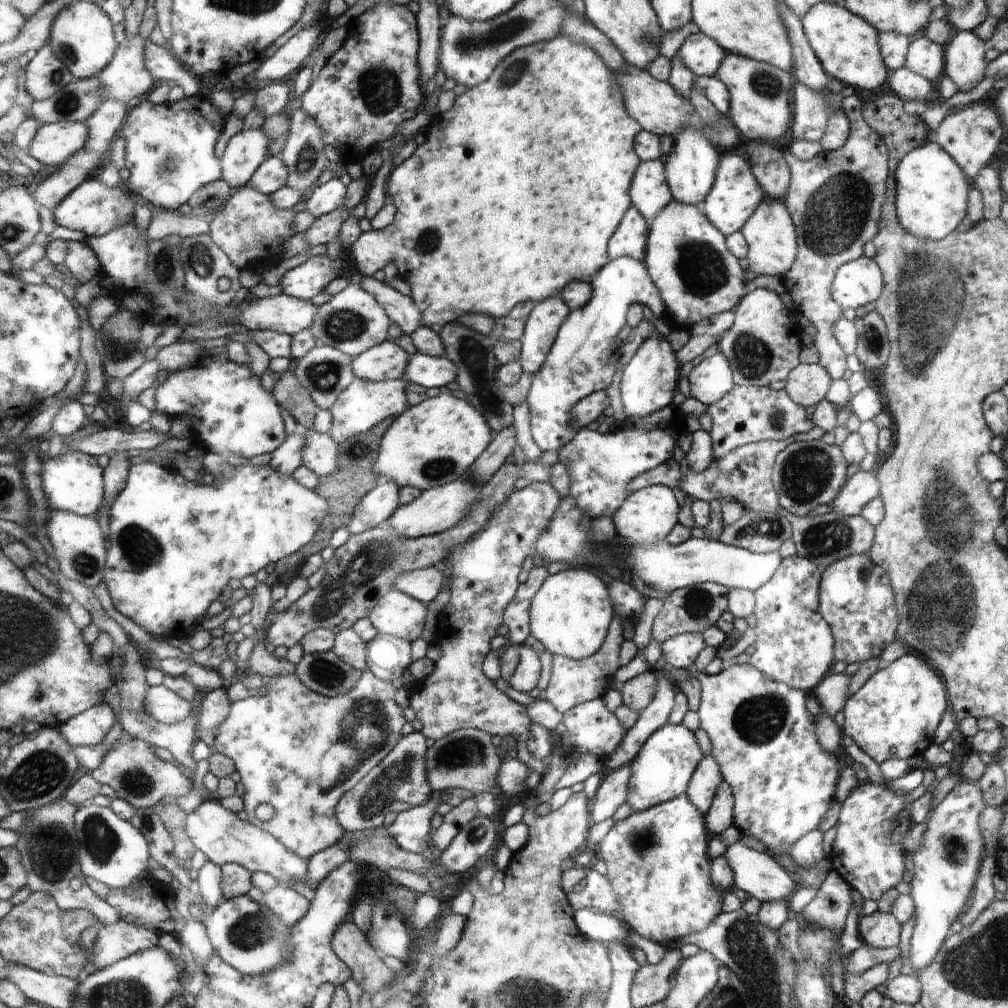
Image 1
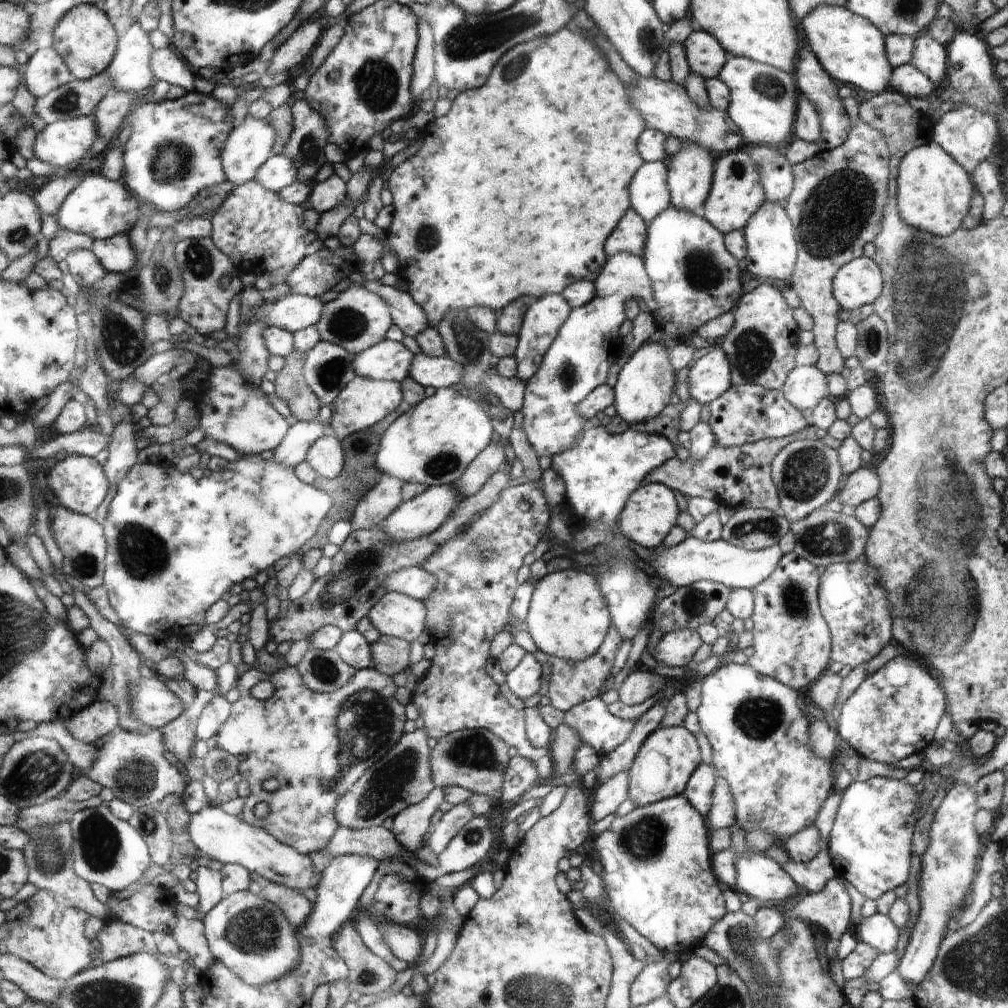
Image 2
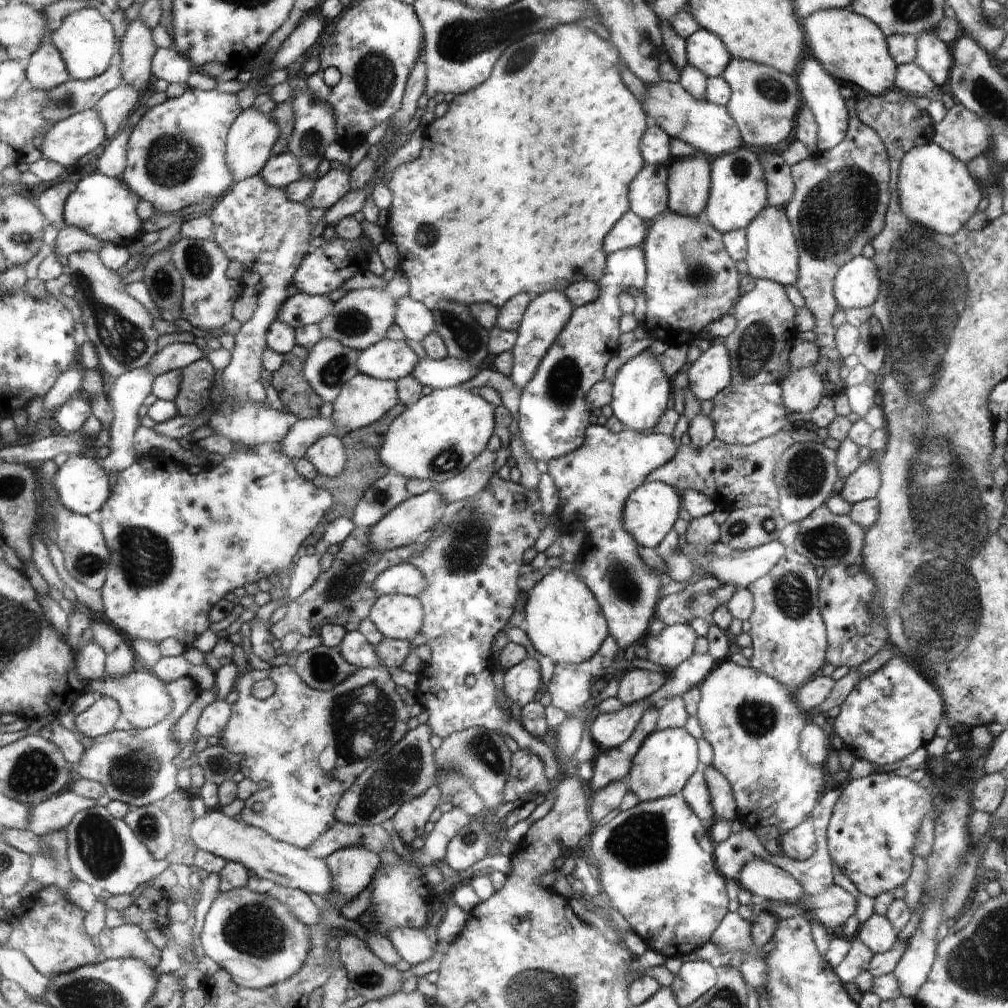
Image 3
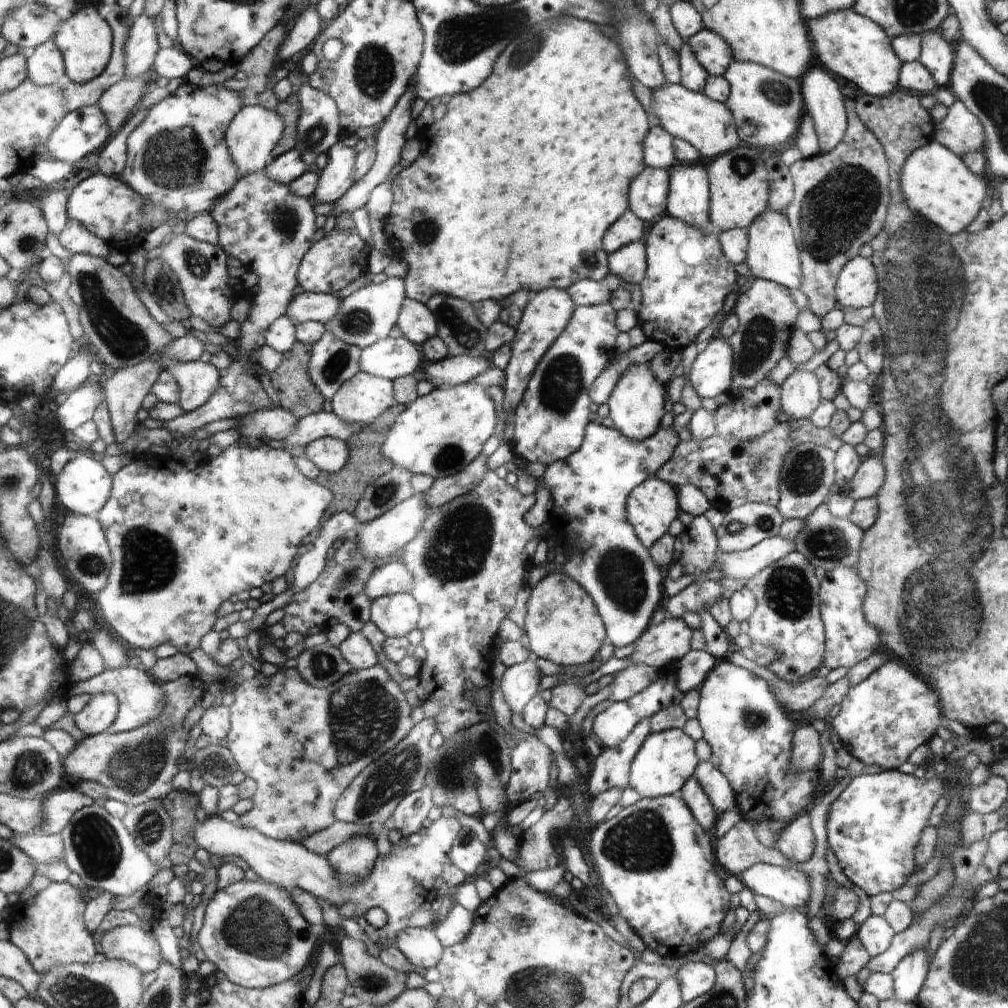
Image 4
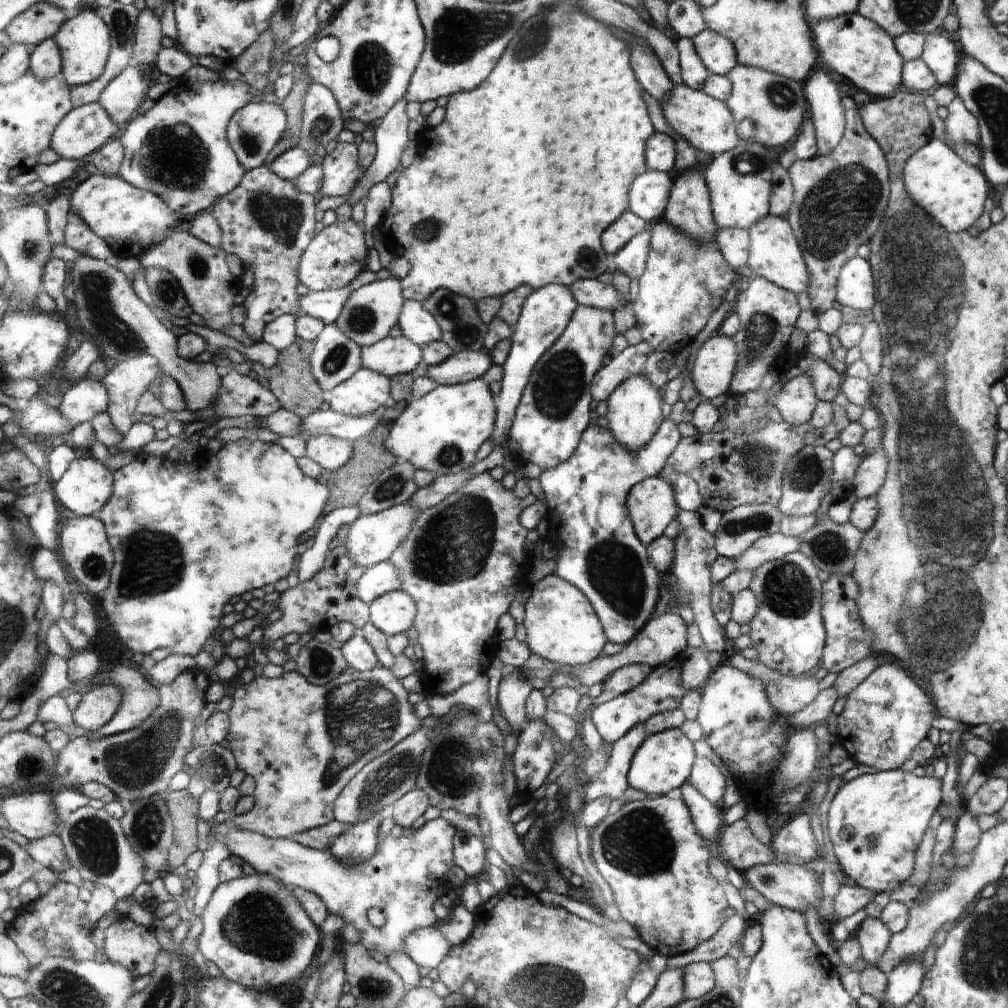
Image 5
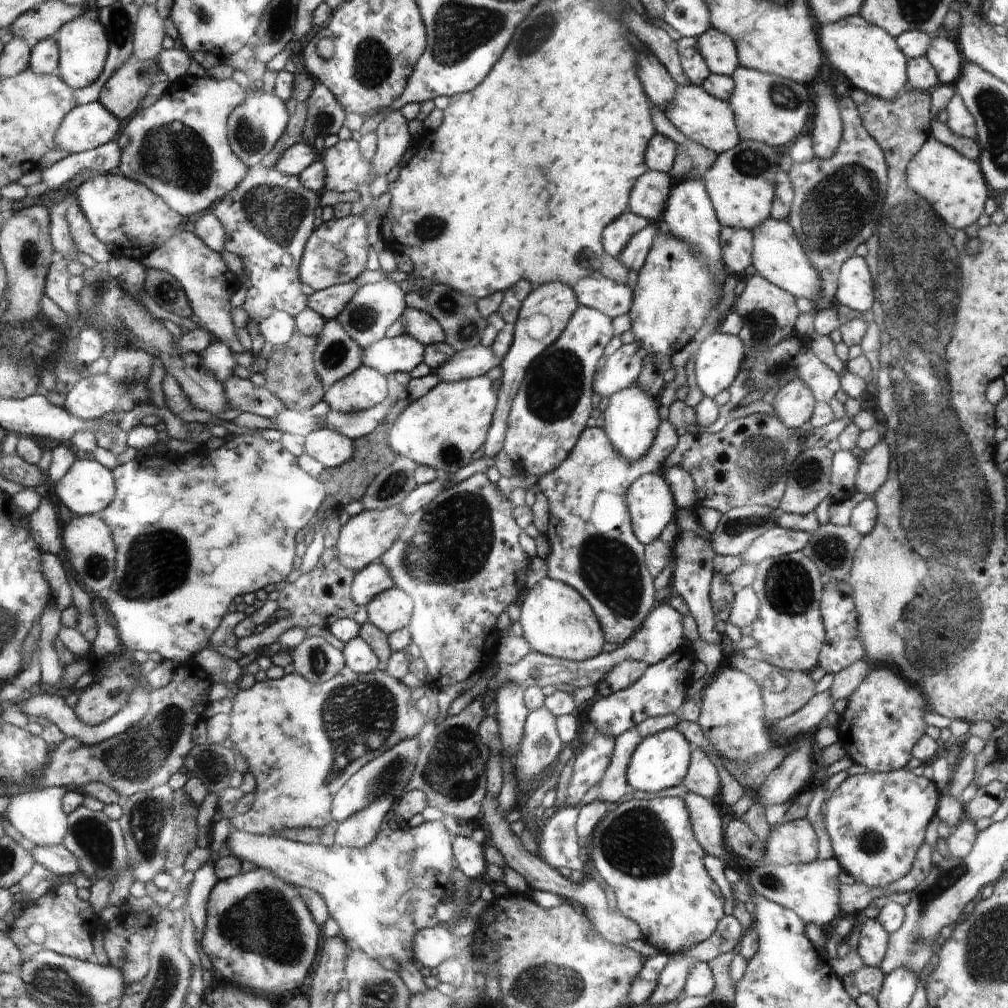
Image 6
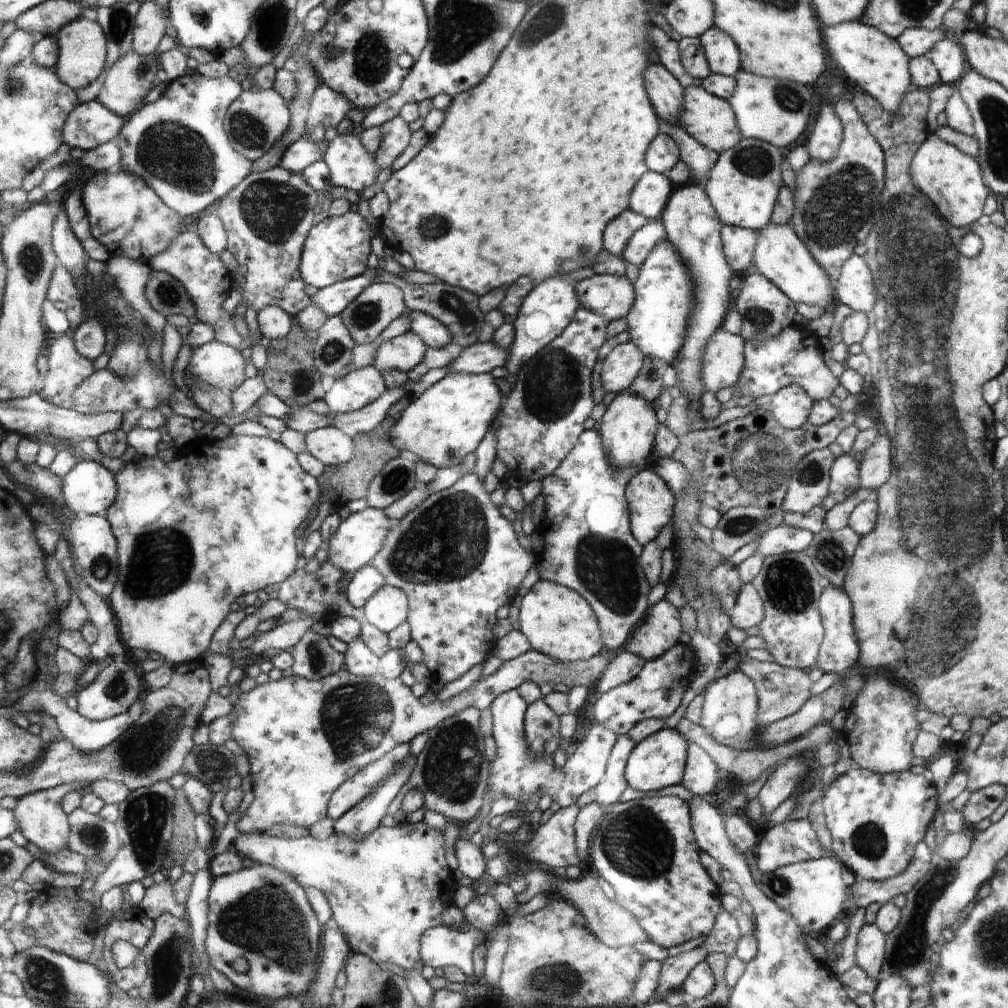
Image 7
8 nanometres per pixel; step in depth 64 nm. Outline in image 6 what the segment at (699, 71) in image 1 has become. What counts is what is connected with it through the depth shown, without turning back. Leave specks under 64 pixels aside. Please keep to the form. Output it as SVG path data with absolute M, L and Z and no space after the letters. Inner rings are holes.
M710 27L697 37L698 50L712 74L730 76L740 65L737 45L729 34Z

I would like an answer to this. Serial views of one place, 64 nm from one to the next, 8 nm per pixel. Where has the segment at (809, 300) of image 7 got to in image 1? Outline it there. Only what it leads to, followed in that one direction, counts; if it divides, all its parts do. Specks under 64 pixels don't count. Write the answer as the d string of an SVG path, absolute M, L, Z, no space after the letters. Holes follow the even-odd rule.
M766 197L757 206L753 216L745 222L744 228L739 230L748 243L749 269L756 274L768 274L768 276L781 277L792 268L797 260L799 252L798 241L796 240L796 229L788 209L782 200Z

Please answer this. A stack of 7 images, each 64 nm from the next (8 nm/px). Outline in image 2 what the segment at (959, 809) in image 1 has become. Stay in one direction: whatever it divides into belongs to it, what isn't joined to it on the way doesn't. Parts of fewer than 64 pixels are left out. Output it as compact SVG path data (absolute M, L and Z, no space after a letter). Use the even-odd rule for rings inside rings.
M957 782L944 795L934 816L934 822L930 824L928 848L920 856L921 877L916 891L920 901L920 914L911 930L906 951L897 970L900 976L904 976L916 987L929 976L937 960L938 949L945 940L946 922L952 910L962 902L962 896L972 882L972 870L976 868L976 860L980 854L977 830L977 814L980 810L975 786Z

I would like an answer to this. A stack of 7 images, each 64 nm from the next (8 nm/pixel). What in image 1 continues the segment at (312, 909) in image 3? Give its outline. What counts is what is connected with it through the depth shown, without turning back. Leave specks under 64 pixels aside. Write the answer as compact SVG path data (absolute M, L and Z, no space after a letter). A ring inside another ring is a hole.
M286 885L274 886L263 894L261 902L269 906L289 927L296 925L309 912L312 904L304 895Z

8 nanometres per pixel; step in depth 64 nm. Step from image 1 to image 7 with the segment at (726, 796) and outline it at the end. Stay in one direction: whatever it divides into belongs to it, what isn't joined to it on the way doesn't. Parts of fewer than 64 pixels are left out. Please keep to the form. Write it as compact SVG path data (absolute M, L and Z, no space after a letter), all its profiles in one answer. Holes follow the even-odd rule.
M688 740L687 768L681 785L697 796L710 794L718 784L718 769L712 757L696 742Z

